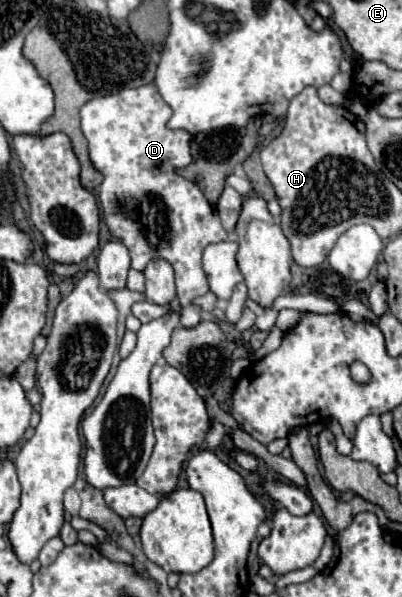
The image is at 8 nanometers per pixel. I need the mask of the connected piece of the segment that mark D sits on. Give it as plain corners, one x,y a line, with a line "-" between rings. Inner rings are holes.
155,84
93,98
81,108
81,126
89,142
91,162
105,176
99,190
99,202
111,234
127,246
131,254
131,268
135,270
143,270
153,258
165,258
175,270
179,302
181,306
189,306
193,298
203,296
209,290
207,276
201,266
201,254
205,246
227,240
227,230
221,226
217,210
207,202
199,186
175,174
175,168
185,168
193,160
189,152
191,136
185,130
169,130
165,126
169,118
171,108
159,96

